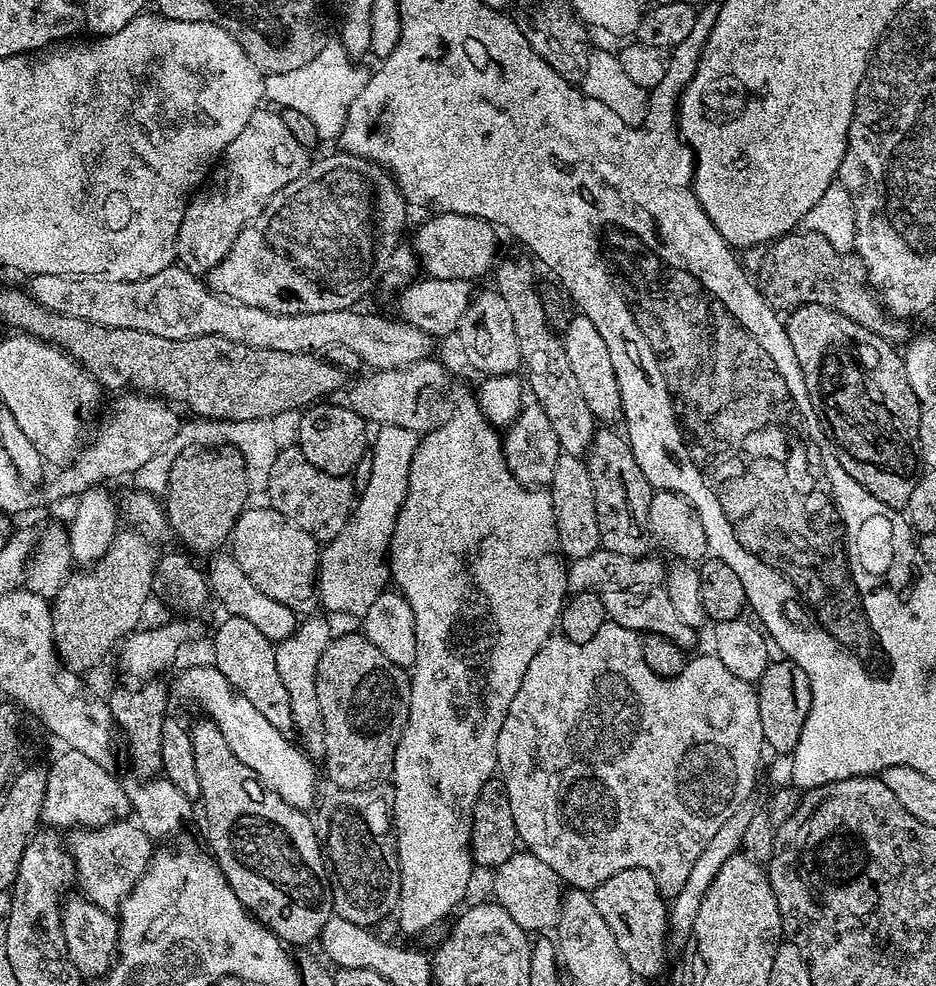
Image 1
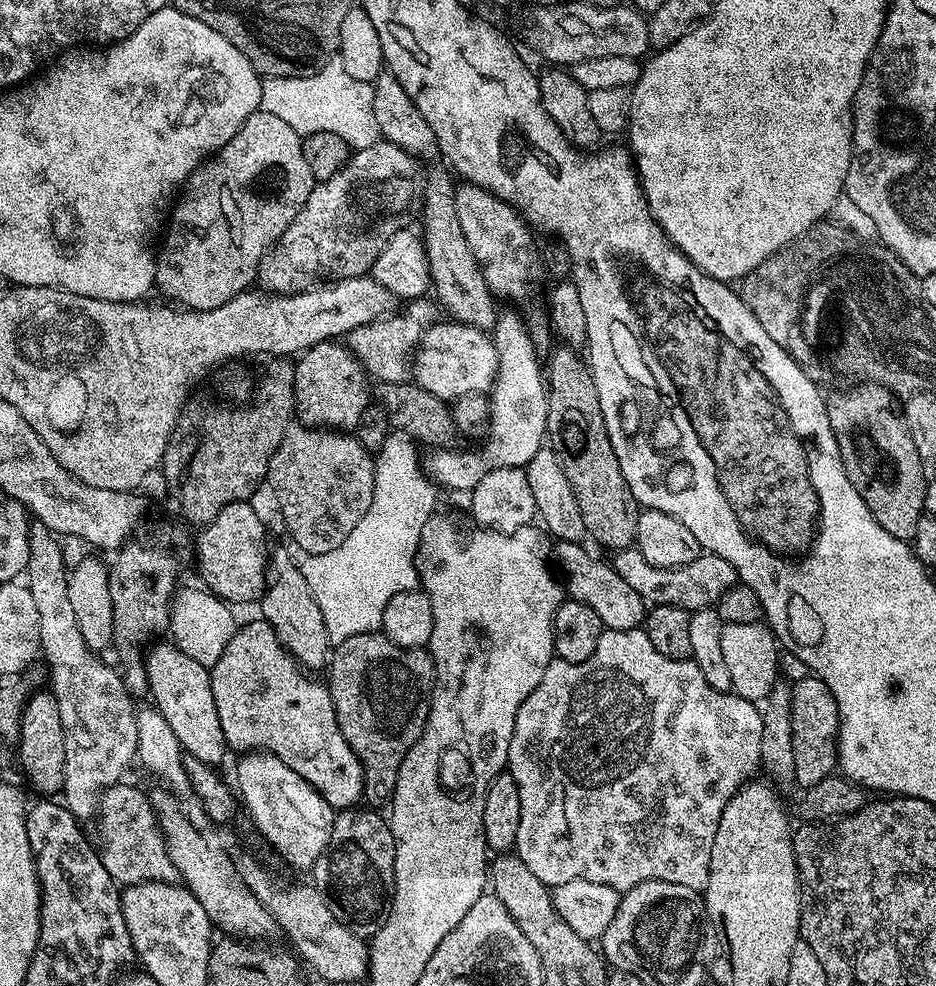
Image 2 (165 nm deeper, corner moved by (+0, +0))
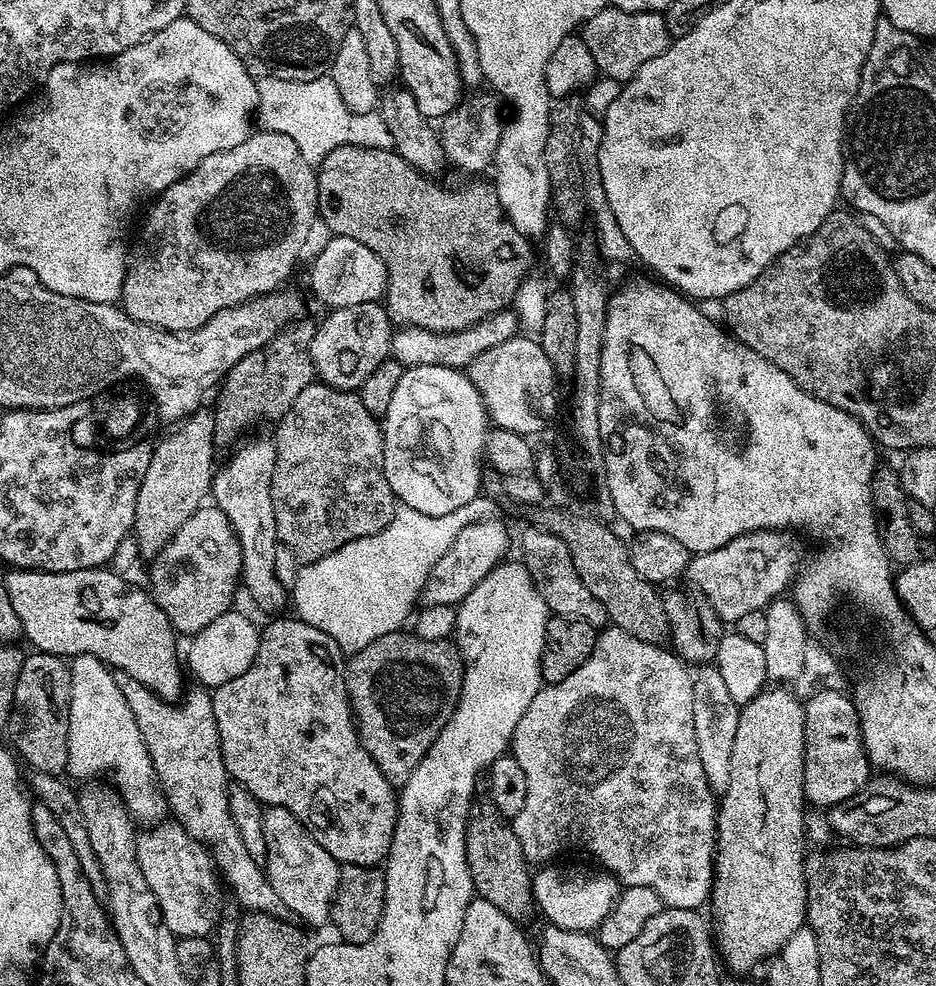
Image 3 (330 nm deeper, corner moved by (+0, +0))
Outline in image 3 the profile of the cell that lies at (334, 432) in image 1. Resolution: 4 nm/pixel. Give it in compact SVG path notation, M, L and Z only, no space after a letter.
M383 303L359 304L333 308L324 321L316 324L314 342L310 344L310 358L316 371L315 379L331 388L356 392L364 382L389 359L392 351L394 325Z

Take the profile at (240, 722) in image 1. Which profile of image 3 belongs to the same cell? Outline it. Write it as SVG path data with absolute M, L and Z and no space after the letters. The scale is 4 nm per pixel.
M264 808L264 833L266 834L266 875L269 886L278 894L285 909L297 921L308 924L329 923L332 914L332 899L340 881L341 864L336 861L314 838L308 835L298 818L285 808Z

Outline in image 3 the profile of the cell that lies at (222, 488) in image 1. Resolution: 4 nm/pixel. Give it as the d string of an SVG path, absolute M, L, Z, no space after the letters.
M301 318L281 330L266 347L251 352L229 370L215 393L215 435L221 441L234 439L240 428L248 428L259 420L279 422L286 410L290 410L294 398L314 383L316 371L310 358L310 344L315 333L316 324Z

